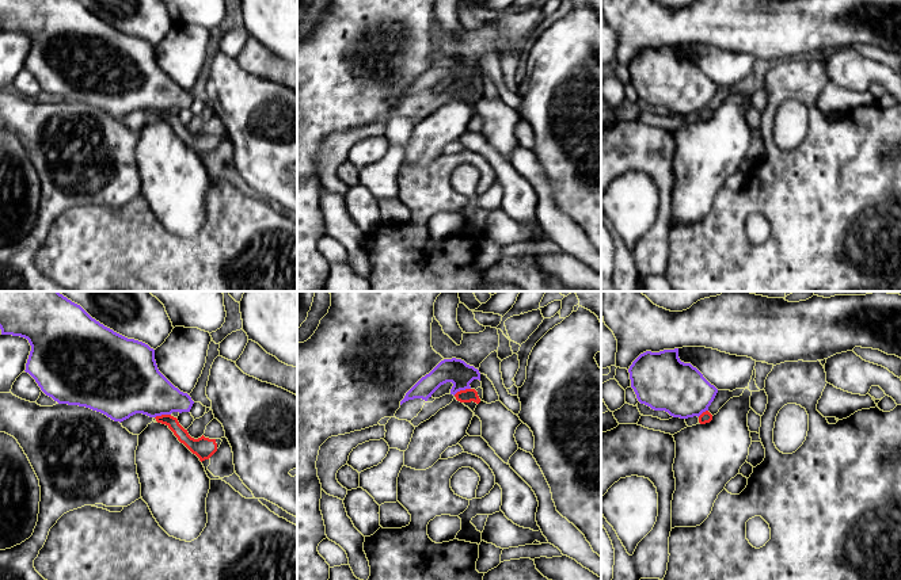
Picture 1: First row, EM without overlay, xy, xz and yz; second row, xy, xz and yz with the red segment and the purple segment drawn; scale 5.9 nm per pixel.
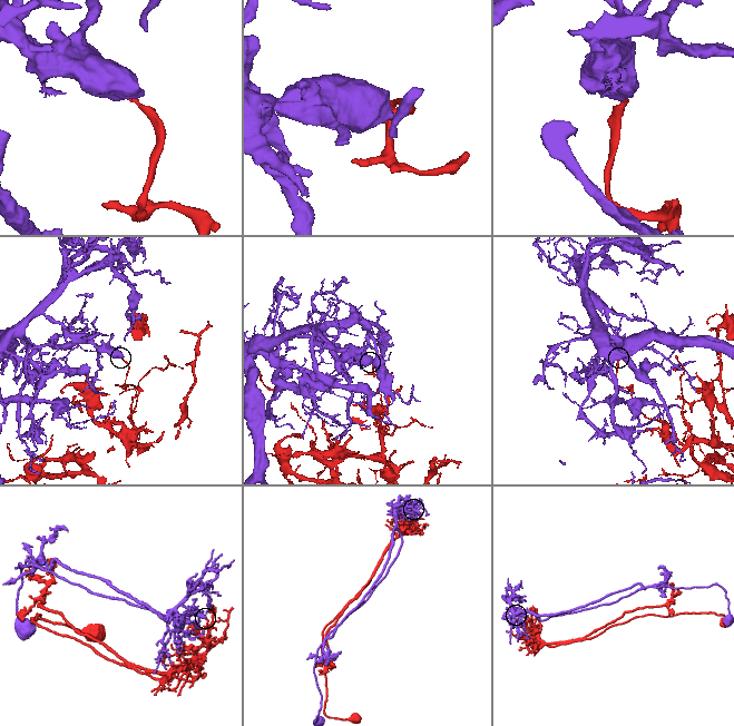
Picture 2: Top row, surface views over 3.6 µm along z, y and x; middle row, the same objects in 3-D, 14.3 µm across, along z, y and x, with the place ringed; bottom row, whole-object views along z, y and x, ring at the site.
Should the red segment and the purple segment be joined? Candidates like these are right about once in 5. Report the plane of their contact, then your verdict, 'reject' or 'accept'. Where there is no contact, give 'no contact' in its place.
xz | reject

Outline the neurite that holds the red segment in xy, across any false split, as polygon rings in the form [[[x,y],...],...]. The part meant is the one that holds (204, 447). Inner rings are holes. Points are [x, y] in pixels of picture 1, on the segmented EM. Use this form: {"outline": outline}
{"outline": [[[161,415],[155,417],[157,423],[166,424],[180,443],[183,443],[199,461],[209,459],[217,451],[216,439],[205,438],[204,435],[194,439],[189,435],[176,417],[171,415]]]}

